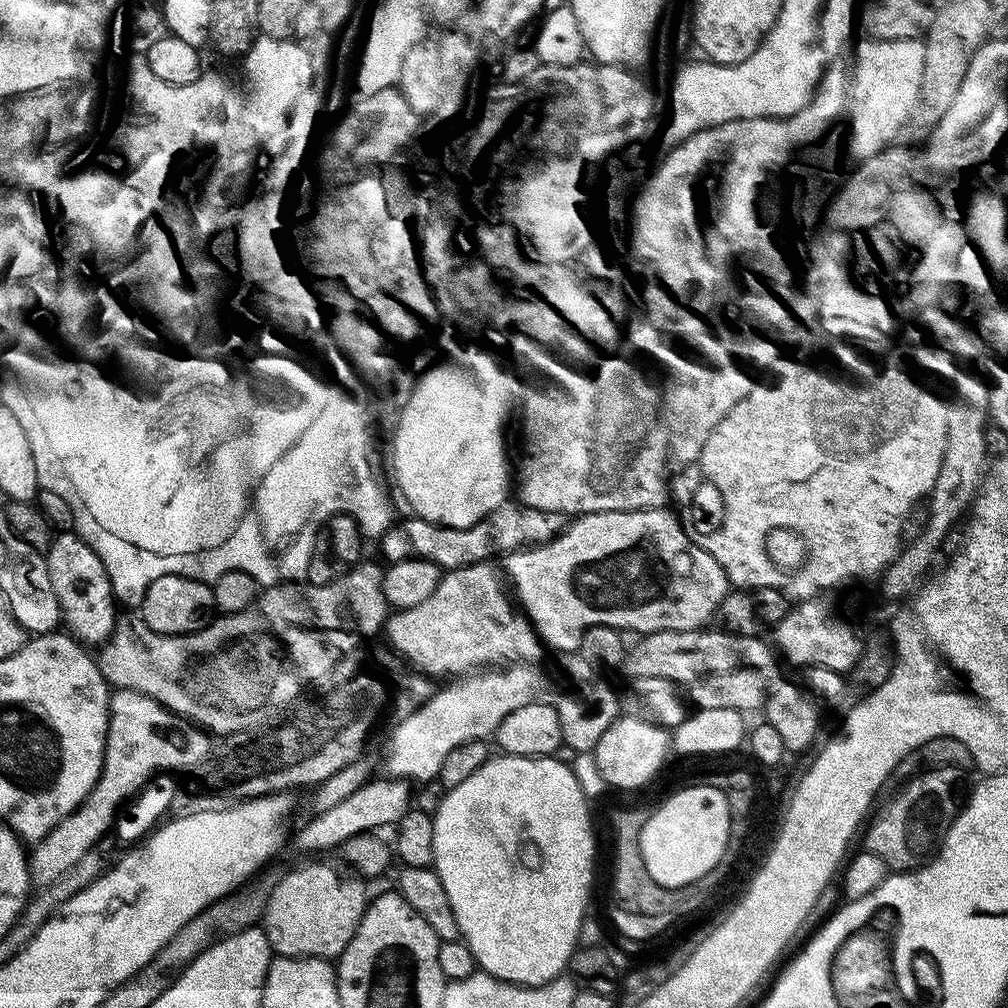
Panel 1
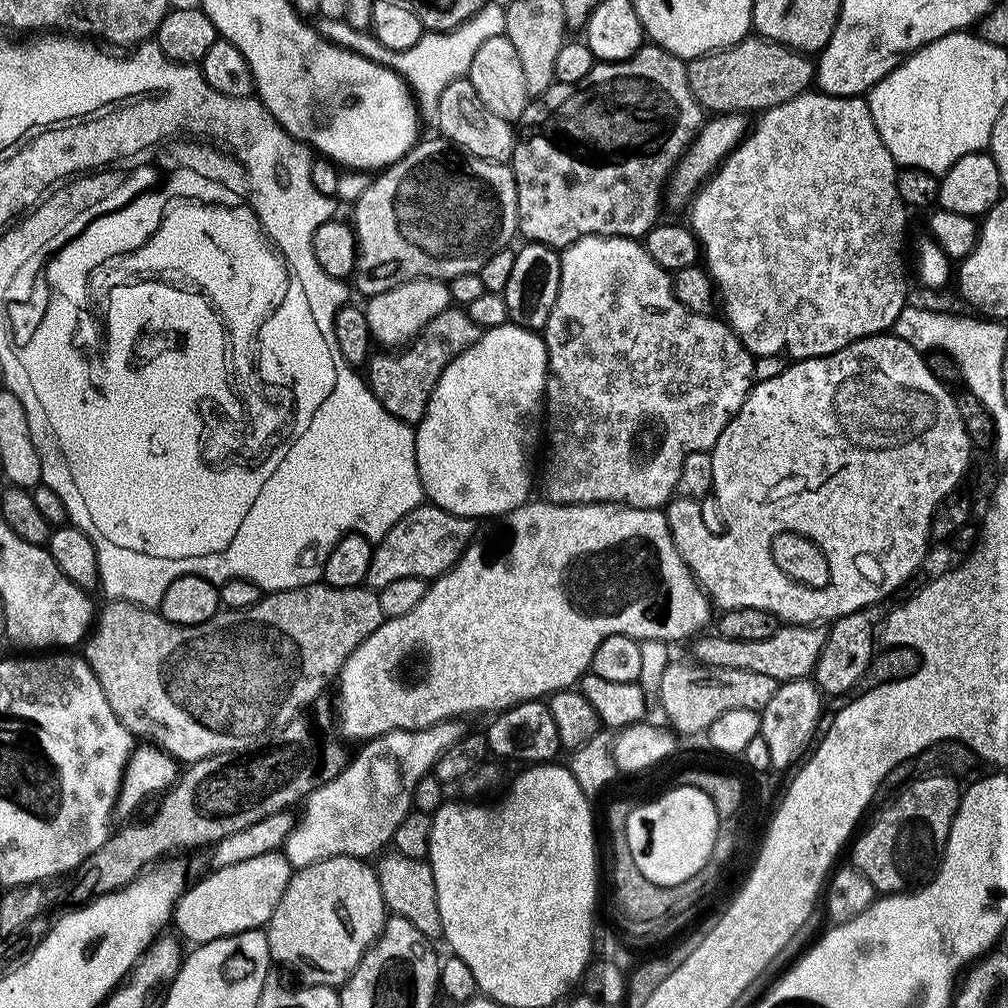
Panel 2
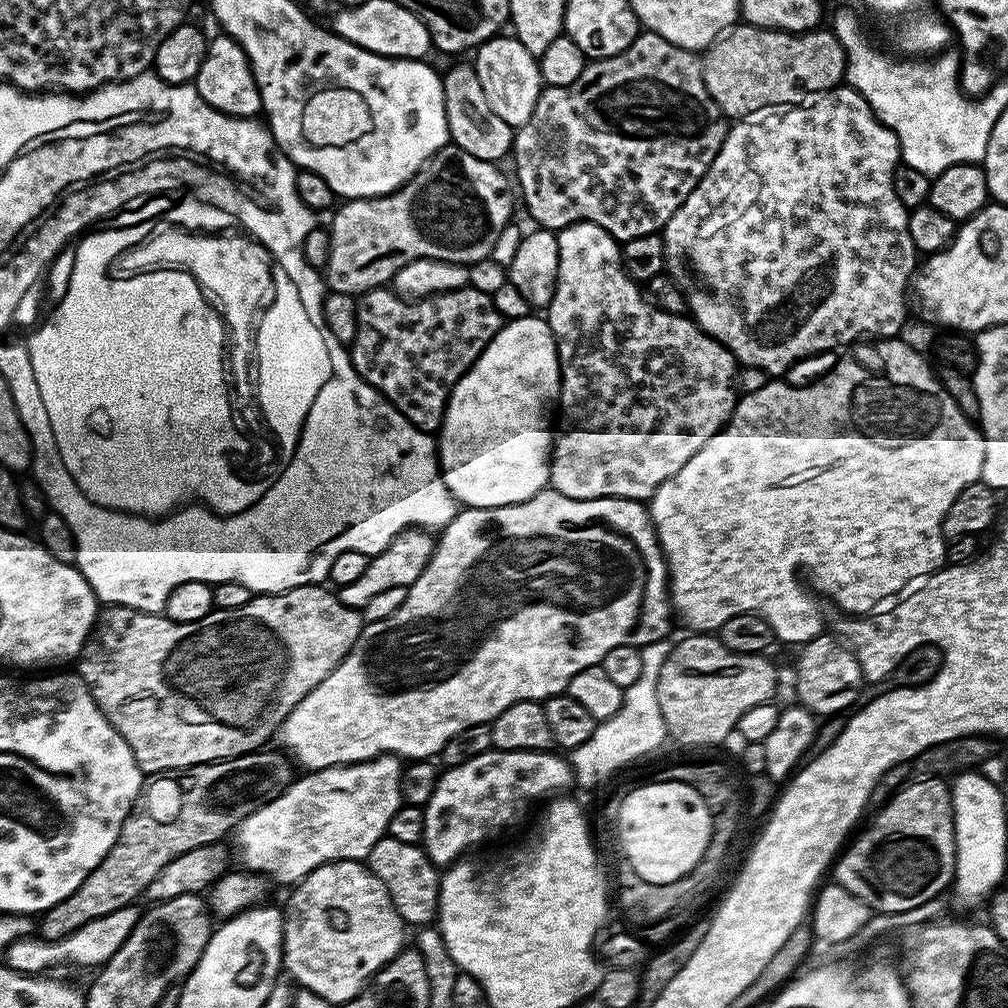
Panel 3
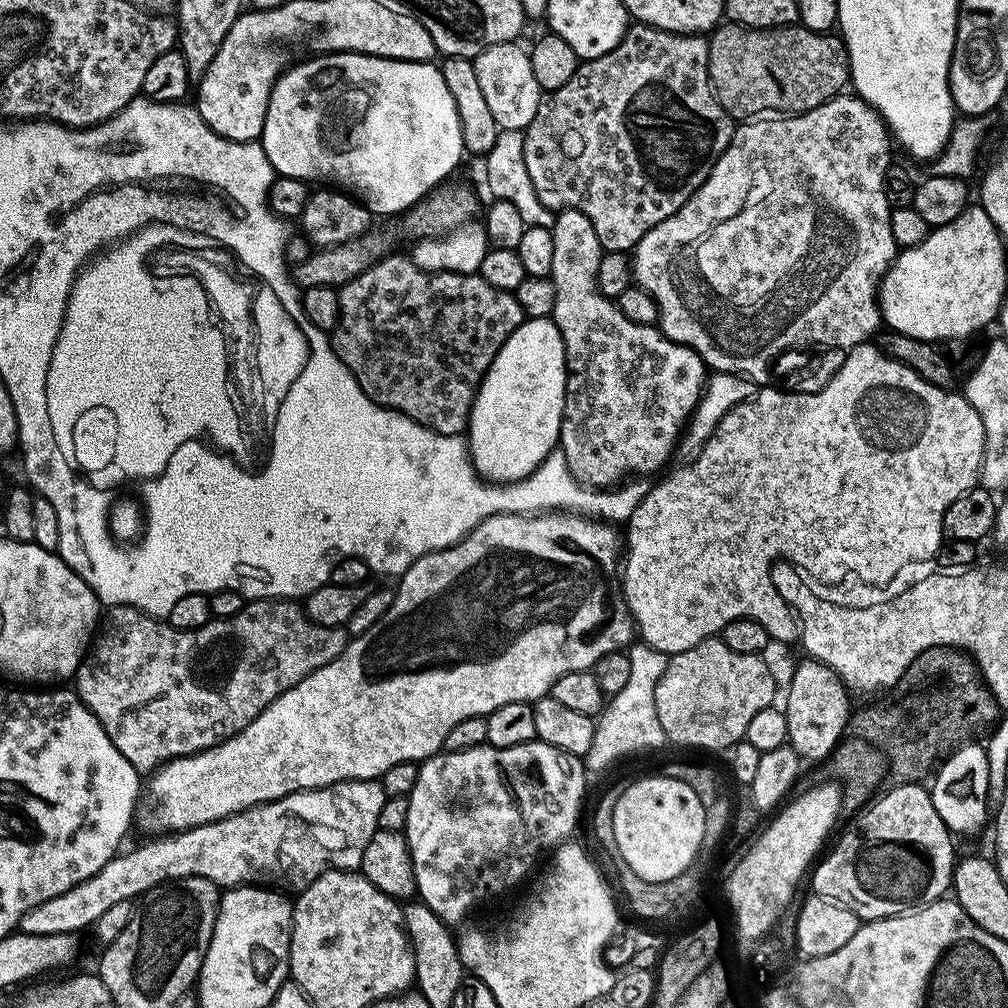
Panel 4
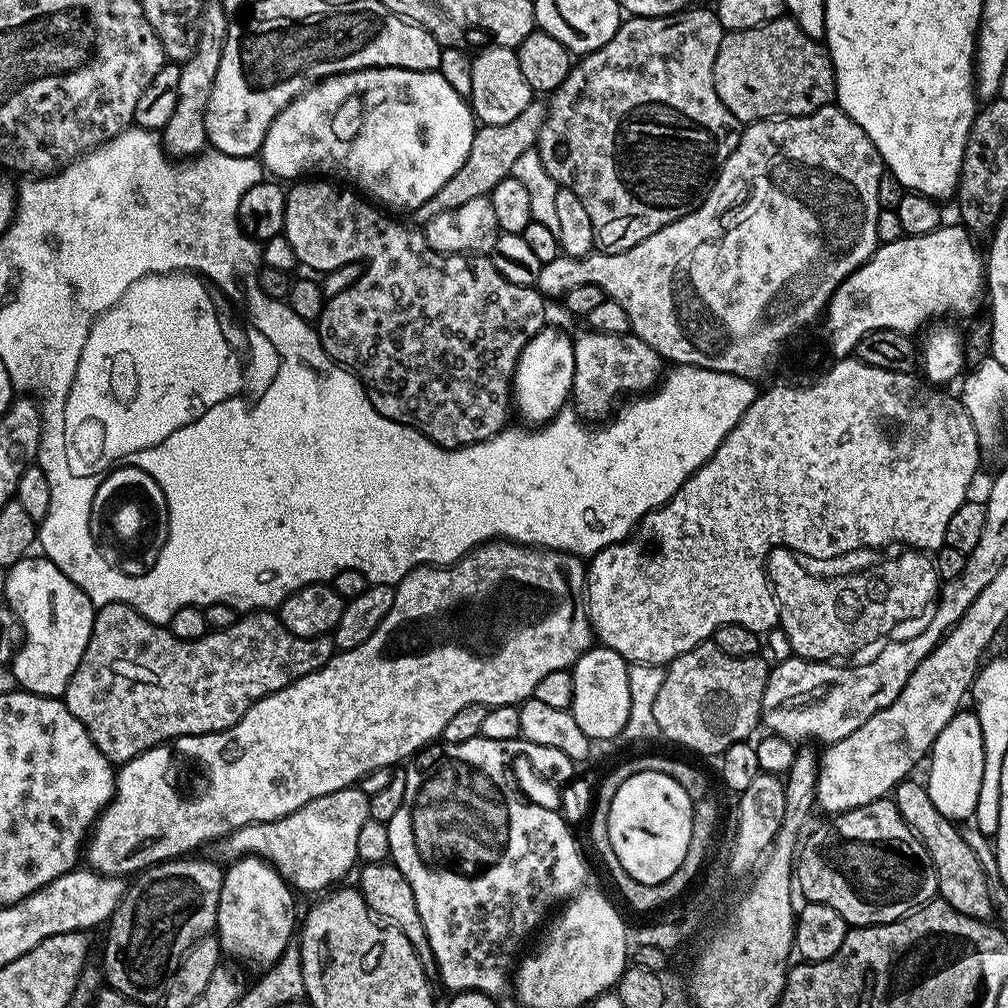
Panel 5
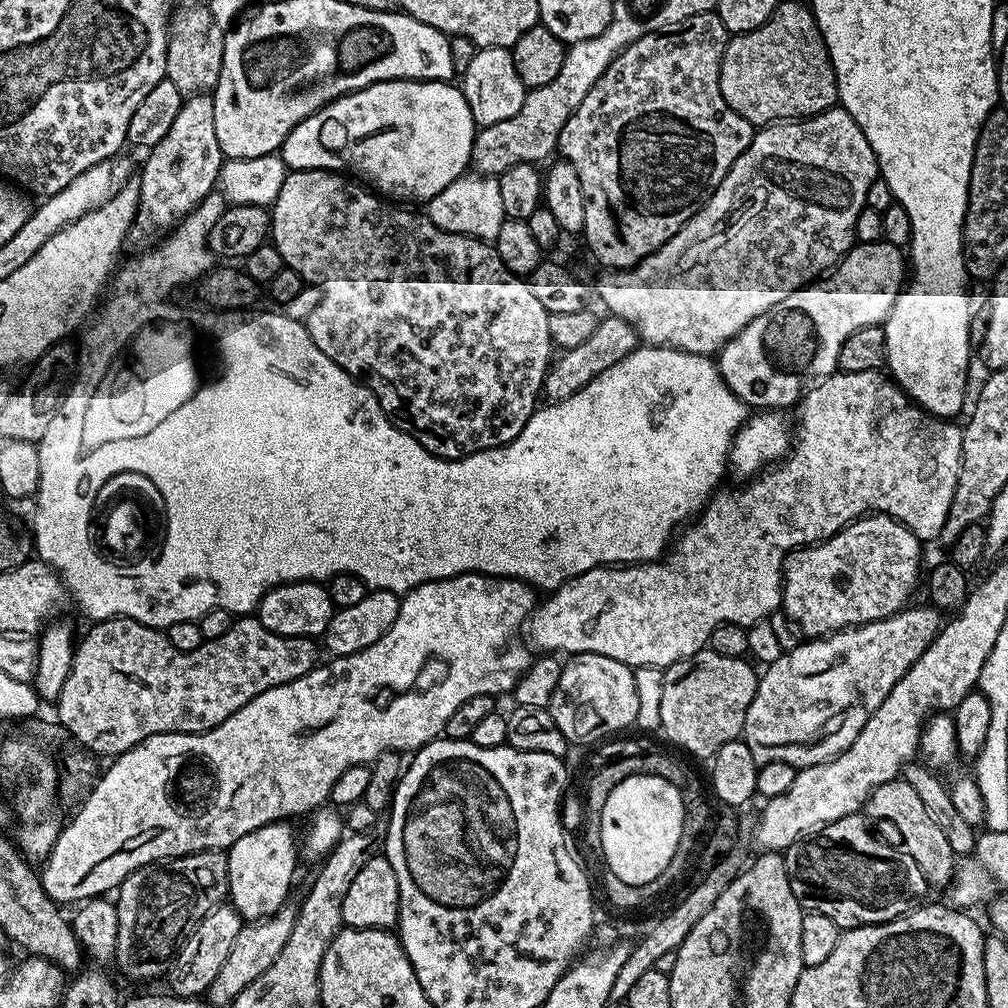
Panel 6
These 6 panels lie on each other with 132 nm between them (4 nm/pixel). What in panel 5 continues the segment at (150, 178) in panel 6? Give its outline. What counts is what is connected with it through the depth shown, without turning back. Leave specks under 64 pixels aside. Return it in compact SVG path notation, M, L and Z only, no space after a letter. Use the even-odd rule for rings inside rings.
M219 3L203 5L196 29L196 48L189 60L183 61L178 78L178 106L162 130L164 151L172 158L195 158L208 144L206 114L214 90L214 74L222 62L222 50L230 27L229 13ZM217 4L217 5L216 5ZM228 15L228 16L227 16Z

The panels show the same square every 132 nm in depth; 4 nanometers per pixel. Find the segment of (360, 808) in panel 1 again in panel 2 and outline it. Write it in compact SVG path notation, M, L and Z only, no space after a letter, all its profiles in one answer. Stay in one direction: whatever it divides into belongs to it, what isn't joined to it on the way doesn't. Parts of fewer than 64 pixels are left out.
M270 851L248 861L213 869L204 880L194 886L189 885L179 897L173 908L173 925L178 926L179 935L186 942L188 940L196 946L236 933L261 929L273 916L293 871L283 851Z

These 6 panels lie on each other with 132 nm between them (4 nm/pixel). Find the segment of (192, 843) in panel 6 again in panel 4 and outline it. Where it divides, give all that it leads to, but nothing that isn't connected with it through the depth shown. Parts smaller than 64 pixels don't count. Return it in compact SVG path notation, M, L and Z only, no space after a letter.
M553 510L543 514L497 514L486 518L481 522L473 532L468 532L456 544L452 544L449 548L443 548L437 552L427 552L422 558L418 558L408 569L404 571L403 576L399 577L398 583L395 585L392 601L386 610L386 614L382 614L382 618L378 618L378 622L374 622L374 626L370 626L370 630L366 630L360 636L353 636L349 639L347 646L342 650L342 654L334 662L330 662L326 666L322 666L317 672L311 672L306 678L302 678L302 682L298 682L290 690L286 690L281 696L270 705L264 708L258 714L258 718L254 718L254 722L250 722L250 726L246 726L238 734L234 734L230 739L223 740L221 744L216 744L213 748L208 748L204 752L196 752L193 756L183 756L177 760L170 760L167 764L160 765L155 772L151 773L146 780L146 791L142 796L142 803L138 808L138 828L144 832L152 832L148 834L168 834L173 832L185 832L188 828L197 828L203 824L212 824L215 820L225 820L228 816L233 816L239 812L243 812L245 808L257 808L260 804L268 804L271 800L281 800L283 796L289 796L295 792L301 792L303 788L325 788L331 784L341 784L343 780L375 780L383 776L386 770L390 770L390 766L398 766L398 762L423 762L430 756L435 756L441 751L446 742L446 734L450 734L450 730L454 730L454 726L458 726L458 722L462 722L462 718L470 718L471 716L487 717L488 713L498 710L498 706L506 706L506 702L522 702L523 704L535 702L541 696L547 696L551 693L554 682L558 682L558 678L562 678L562 674L570 674L571 672L586 672L595 669L598 663L606 654L611 652L619 652L627 649L634 640L634 621L631 612L627 607L619 606L620 608L608 608L608 604L603 600L604 592L600 589L600 576L604 576L612 567L617 567L618 561L622 556L622 536L615 532L611 523L605 522L599 518L589 518L579 514L573 514L563 510Z

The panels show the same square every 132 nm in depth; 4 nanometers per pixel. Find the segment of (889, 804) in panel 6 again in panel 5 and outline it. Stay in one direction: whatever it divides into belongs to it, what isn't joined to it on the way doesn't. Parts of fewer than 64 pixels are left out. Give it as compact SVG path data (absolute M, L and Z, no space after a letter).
M909 778L897 784L894 799L902 818L919 836L934 862L939 899L970 918L991 921L993 919L991 916L994 916L994 888L988 885L989 873L985 872L978 862L974 850L966 846L963 831L953 821L947 820L934 806L934 802L930 802L927 787L921 781L919 784L916 778Z

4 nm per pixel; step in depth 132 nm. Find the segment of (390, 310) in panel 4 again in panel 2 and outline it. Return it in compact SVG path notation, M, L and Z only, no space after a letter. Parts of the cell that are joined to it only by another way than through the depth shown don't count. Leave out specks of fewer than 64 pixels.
M453 306L442 310L438 318L430 321L414 339L399 350L373 351L366 365L367 385L390 415L397 416L403 424L415 426L426 414L430 394L434 394L434 386L438 386L442 370L446 370L446 366L450 366L450 362L454 362L458 354L470 350L470 346L478 342L481 331L474 318L470 318L463 307Z

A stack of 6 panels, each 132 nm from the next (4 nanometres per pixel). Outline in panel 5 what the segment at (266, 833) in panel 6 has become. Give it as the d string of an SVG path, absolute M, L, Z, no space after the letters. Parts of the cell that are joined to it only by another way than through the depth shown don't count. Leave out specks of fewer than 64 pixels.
M259 856L231 861L224 873L214 929L221 953L244 964L253 964L256 970L269 968L293 943L298 928L295 898L293 889L268 861Z

